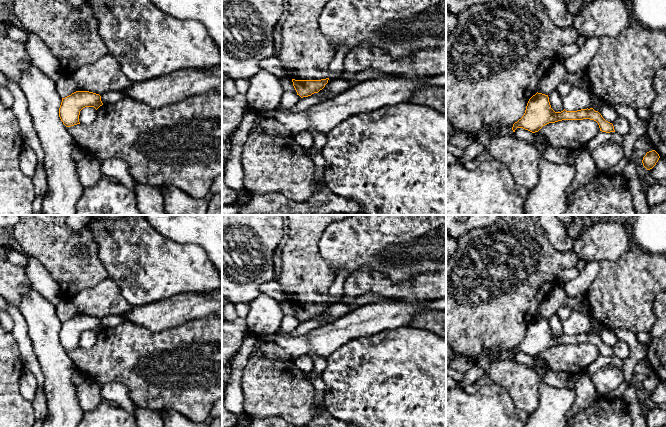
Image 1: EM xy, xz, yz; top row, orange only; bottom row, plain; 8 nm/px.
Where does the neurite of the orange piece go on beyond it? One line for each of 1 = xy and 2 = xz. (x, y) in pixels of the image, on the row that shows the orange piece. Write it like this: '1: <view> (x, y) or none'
1: none
2: none

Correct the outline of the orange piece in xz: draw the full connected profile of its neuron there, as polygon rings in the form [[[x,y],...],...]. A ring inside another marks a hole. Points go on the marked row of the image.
[[[329,78],[321,80],[295,80],[292,79],[293,86],[301,98],[318,93],[328,83]]]

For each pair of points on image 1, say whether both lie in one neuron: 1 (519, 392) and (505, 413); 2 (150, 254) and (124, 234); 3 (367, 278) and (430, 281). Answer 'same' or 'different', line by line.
1: different
2: same
3: same

